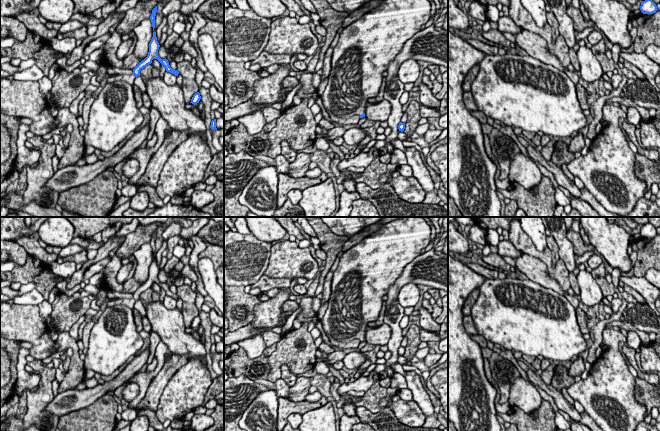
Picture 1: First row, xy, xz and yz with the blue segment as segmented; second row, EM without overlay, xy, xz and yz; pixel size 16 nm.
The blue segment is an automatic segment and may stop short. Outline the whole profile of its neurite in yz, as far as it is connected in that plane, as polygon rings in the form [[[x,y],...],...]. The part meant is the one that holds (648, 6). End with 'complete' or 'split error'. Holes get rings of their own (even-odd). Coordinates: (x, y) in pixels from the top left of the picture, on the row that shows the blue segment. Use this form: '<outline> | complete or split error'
[[[645,0],[645,1],[642,1],[640,10],[643,14],[653,14],[658,9],[656,4],[652,0]]] | complete

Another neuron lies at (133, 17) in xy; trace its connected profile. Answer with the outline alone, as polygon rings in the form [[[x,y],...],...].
[[[150,0],[147,2],[138,1],[136,6],[125,12],[125,15],[116,31],[122,36],[130,34],[133,29],[138,26],[143,20],[150,18],[152,10],[157,6],[159,0]]]

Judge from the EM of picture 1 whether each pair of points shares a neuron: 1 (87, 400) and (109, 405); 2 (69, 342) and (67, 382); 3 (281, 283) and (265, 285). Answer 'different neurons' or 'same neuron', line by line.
1: different neurons
2: same neuron
3: same neuron

